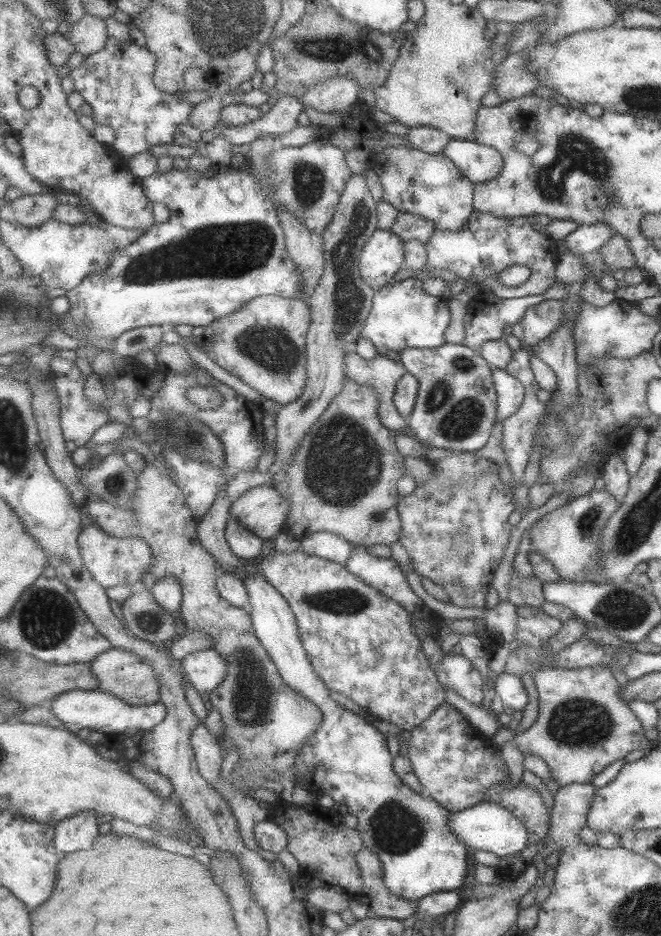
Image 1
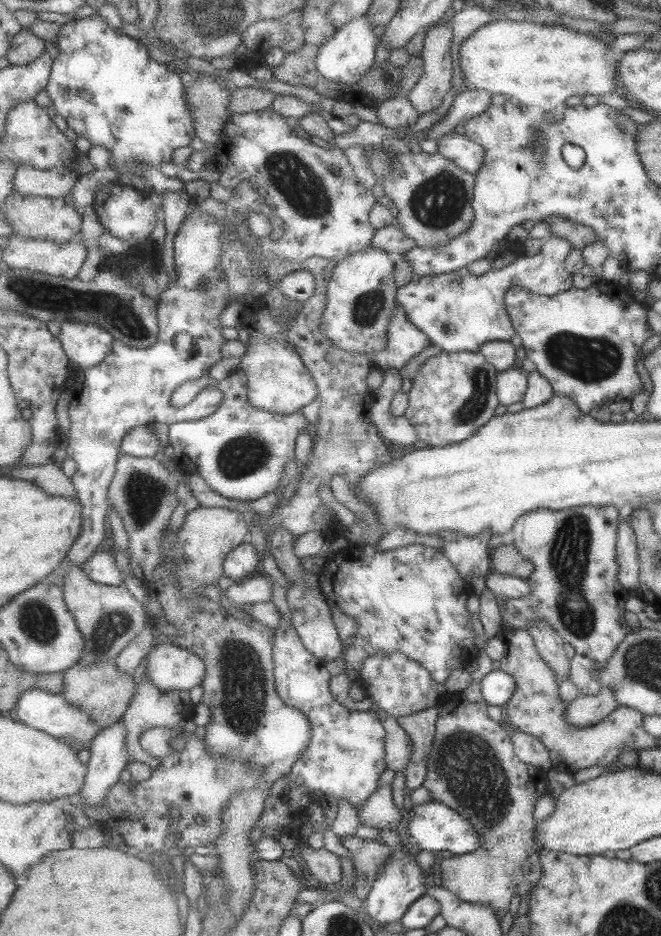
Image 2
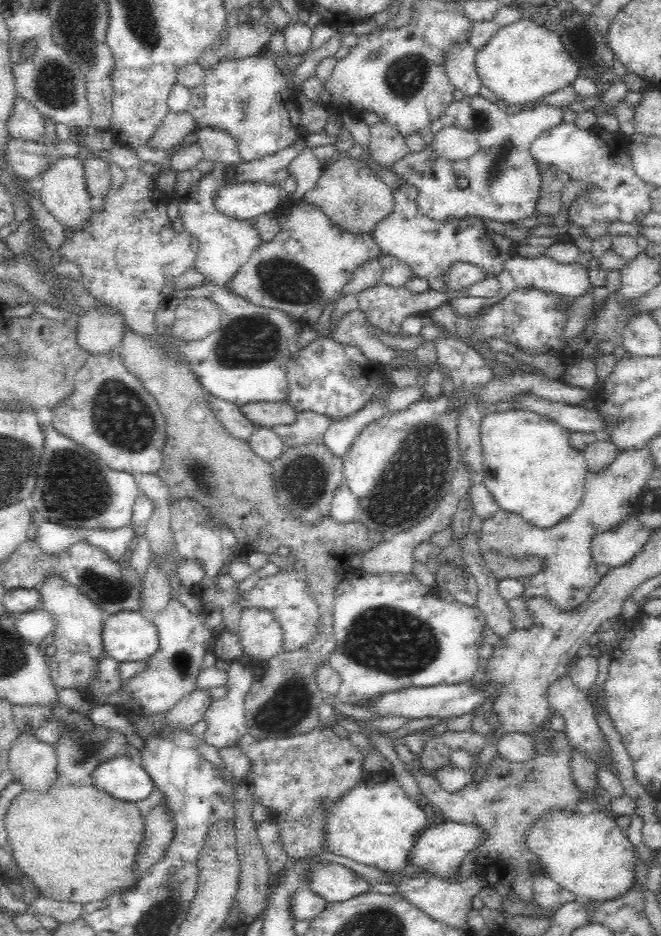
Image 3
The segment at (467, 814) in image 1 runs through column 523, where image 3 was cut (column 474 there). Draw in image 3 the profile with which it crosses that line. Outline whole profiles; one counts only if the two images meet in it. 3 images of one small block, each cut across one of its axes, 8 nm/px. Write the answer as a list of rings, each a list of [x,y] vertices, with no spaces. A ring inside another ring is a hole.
[[[443,819],[437,825],[432,824],[418,837],[414,849],[411,850],[412,865],[425,870],[424,874],[436,875],[443,878],[455,878],[461,862],[474,848],[479,848],[487,841],[487,830],[478,822],[454,822]]]

